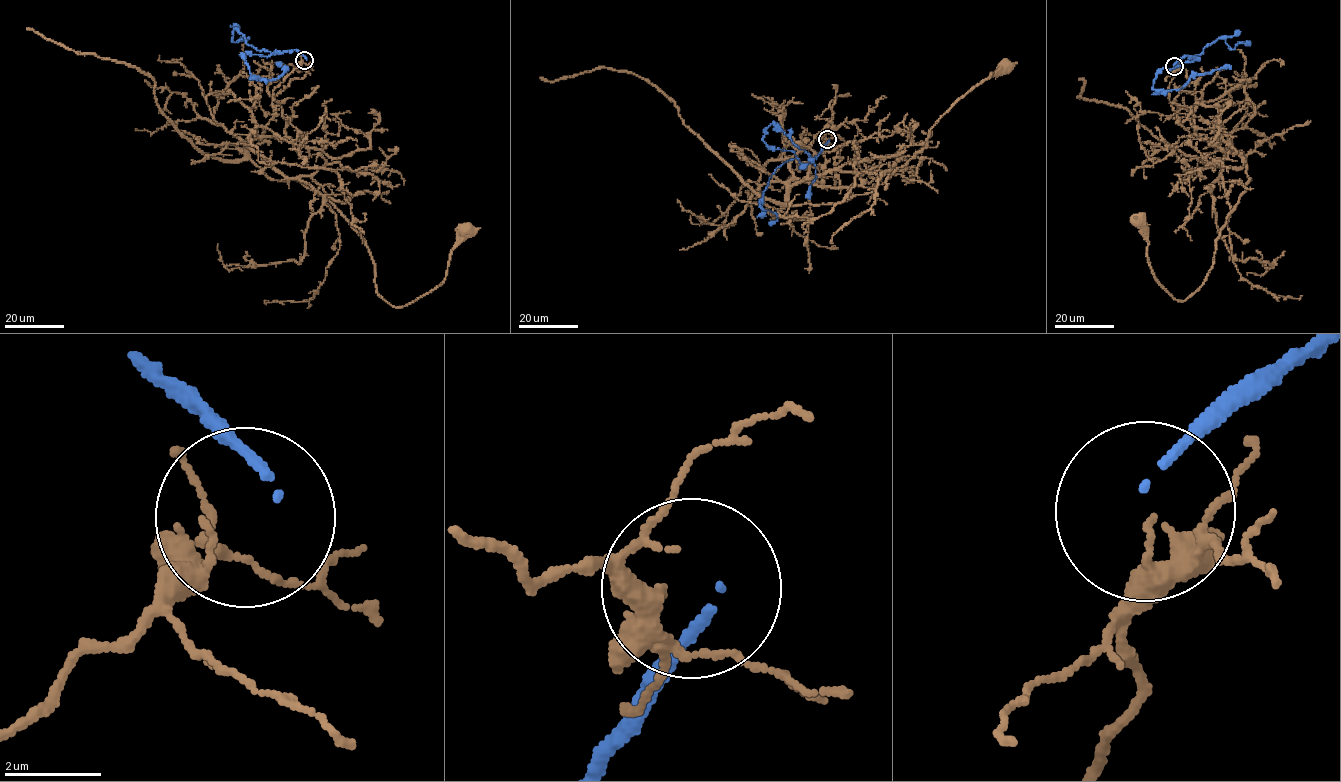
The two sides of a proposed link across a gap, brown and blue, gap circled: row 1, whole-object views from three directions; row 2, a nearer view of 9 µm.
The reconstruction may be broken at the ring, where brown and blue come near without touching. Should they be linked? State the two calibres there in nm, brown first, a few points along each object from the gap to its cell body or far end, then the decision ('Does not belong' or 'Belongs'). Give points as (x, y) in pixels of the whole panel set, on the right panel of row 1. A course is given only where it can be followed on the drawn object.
Thickness 150 nm (brown) against 110 nm. Course of brown: (1174, 67), (1180, 123), (1238, 151), (1250, 178), (1213, 267), (1183, 301), (1152, 272), (1137, 223). Course of blue: (1173, 65), (1186, 55), (1194, 57), (1163, 68), (1156, 74), (1155, 90), (1180, 89), (1192, 76), (1229, 64). Does not belong

